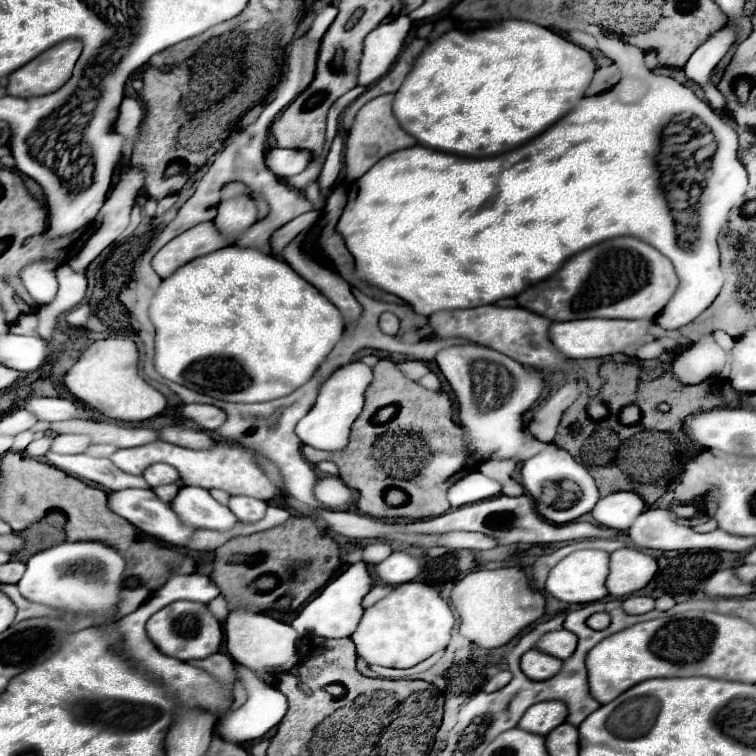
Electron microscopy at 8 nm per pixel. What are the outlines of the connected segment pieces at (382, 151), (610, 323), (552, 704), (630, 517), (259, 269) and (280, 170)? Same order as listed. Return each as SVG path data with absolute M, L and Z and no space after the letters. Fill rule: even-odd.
M392 93L390 95L380 95L372 101L368 101L358 111L358 115L354 119L354 125L350 129L348 141L346 141L346 181L356 181L358 177L362 177L384 155L390 155L394 151L416 145L416 139L410 137L406 131L402 131L400 123L394 119L392 101L394 101Z
M580 319L566 323L552 323L550 339L556 349L572 359L596 359L596 357L612 357L614 353L624 353L626 347L644 341L650 335L652 319L624 321L624 319Z
M542 701L524 713L518 727L536 735L548 735L552 729L566 721L566 715L568 707L562 701Z
M620 491L602 497L594 509L592 517L596 519L598 525L612 527L618 531L626 531L630 523L646 509L646 503L642 501L640 495L632 491Z
M236 245L202 255L164 279L152 297L150 321L156 327L156 371L174 383L232 403L262 403L262 399L280 399L294 393L312 379L346 331L338 307L298 277L284 259ZM232 359L240 363L242 371L234 371Z
M270 149L266 153L266 165L280 179L298 175L308 167L310 161L312 155L306 149Z

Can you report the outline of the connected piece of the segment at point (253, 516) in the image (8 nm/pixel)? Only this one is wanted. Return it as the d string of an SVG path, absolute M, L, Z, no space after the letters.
M230 497L228 509L238 517L238 521L244 523L254 523L264 517L266 513L266 503L254 497Z

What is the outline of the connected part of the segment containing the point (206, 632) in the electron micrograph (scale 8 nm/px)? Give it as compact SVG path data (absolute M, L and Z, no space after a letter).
M174 601L154 613L146 623L146 633L164 655L182 661L210 657L212 653L218 653L222 643L222 627L218 625L218 619L208 611L206 605L194 601Z

